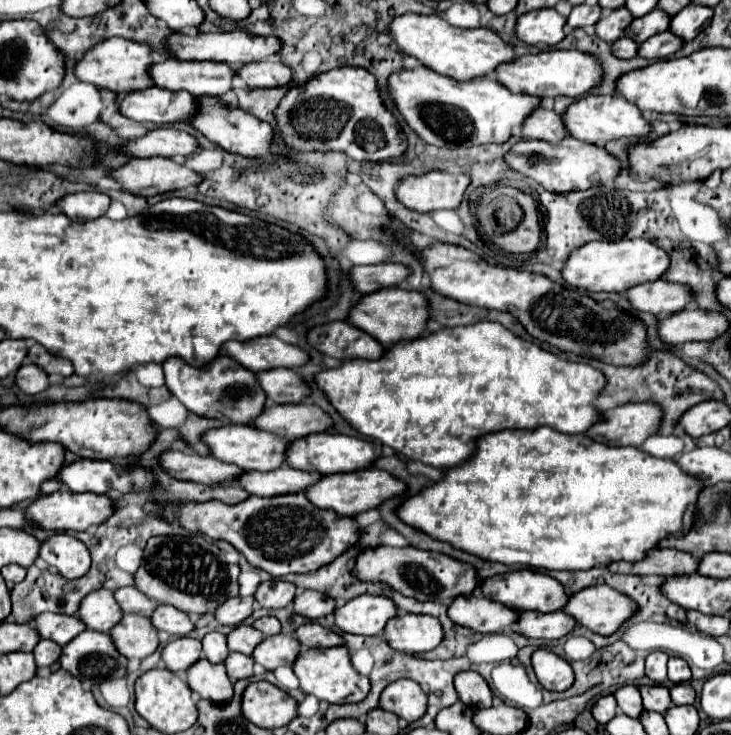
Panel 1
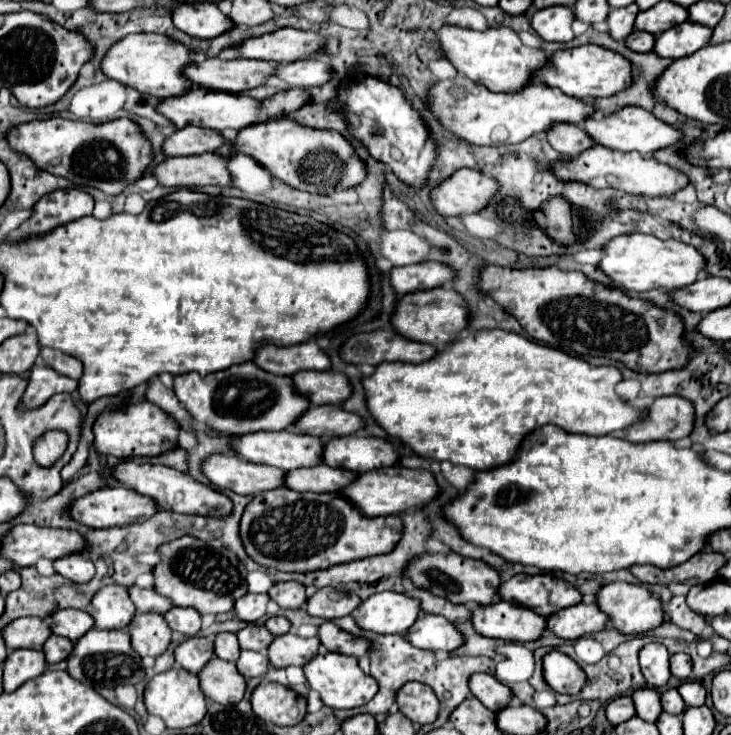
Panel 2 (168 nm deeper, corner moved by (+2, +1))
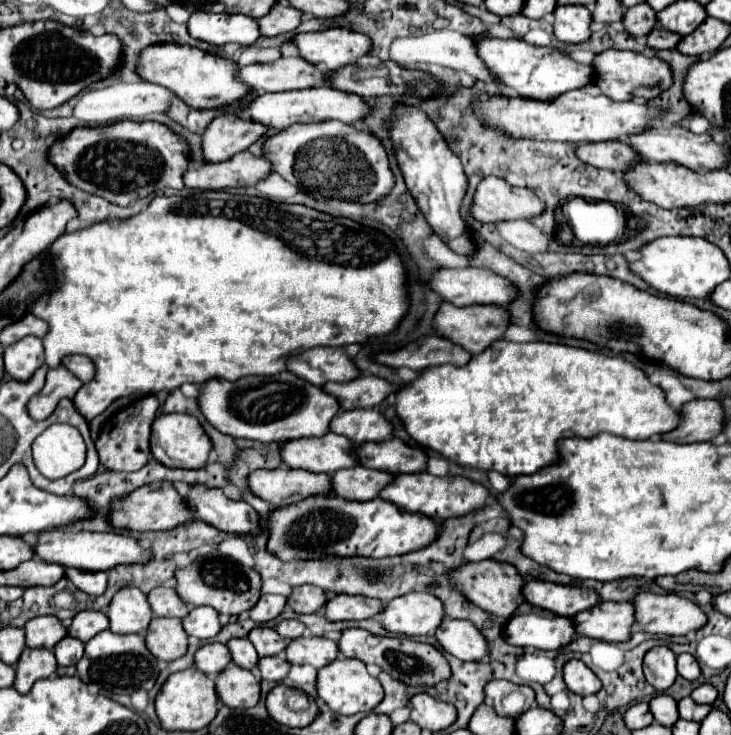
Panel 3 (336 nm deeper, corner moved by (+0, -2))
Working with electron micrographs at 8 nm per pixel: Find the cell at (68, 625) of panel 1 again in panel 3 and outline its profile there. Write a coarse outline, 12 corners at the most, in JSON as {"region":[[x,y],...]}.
{"region":[[80,611],[68,635],[88,643],[108,629],[106,613]]}

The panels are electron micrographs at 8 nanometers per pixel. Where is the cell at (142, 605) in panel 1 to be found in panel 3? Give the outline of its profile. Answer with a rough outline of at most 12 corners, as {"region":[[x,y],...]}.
{"region":[[166,581],[148,595],[156,617],[186,617],[188,603]]}

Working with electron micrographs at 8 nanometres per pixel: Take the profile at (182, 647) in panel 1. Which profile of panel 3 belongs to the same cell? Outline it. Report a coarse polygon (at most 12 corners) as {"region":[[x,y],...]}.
{"region":[[206,643],[196,651],[196,667],[218,675],[230,663],[230,649]]}

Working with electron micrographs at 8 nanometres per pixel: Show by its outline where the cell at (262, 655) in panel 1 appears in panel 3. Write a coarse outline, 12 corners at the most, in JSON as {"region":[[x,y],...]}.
{"region":[[298,637],[286,647],[292,665],[326,667],[338,657],[338,643]]}

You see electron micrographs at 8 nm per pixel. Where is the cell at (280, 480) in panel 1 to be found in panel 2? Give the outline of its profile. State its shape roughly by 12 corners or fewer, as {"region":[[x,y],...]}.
{"region":[[324,462],[284,474],[298,492],[338,492],[358,474]]}

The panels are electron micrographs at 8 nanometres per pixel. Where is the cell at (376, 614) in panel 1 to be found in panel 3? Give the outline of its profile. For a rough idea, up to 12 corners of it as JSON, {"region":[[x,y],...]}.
{"region":[[430,593],[392,599],[380,613],[386,631],[434,635],[446,617]]}

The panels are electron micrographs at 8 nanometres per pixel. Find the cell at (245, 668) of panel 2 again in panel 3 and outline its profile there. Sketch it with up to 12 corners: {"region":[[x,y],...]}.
{"region":[[282,655],[262,657],[262,679],[282,683],[290,663]]}

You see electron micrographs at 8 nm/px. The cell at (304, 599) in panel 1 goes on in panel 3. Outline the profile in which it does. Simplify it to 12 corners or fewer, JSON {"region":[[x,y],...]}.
{"region":[[334,595],[330,621],[360,621],[382,613],[384,603],[362,595]]}

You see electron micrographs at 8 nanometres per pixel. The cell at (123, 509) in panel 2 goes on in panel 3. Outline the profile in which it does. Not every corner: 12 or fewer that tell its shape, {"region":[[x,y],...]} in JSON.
{"region":[[166,481],[114,501],[110,521],[170,531],[196,515]]}

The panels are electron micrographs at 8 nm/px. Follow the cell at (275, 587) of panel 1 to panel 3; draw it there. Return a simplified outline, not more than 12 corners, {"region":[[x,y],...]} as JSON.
{"region":[[314,585],[294,587],[288,605],[296,613],[316,613],[326,591]]}

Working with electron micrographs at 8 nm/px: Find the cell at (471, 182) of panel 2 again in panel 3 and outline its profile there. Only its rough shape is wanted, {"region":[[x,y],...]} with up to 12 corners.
{"region":[[486,177],[472,215],[484,223],[532,219],[546,205],[534,189]]}

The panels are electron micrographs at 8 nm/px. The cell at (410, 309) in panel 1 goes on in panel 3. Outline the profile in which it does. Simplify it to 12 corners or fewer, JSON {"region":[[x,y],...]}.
{"region":[[442,303],[438,331],[472,355],[502,339],[498,305]]}

